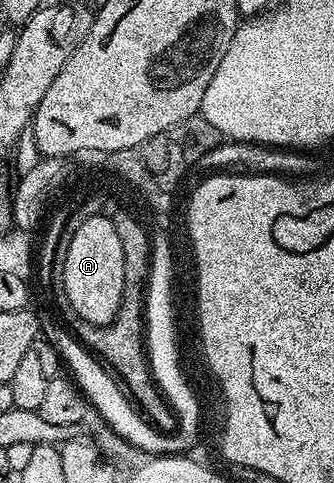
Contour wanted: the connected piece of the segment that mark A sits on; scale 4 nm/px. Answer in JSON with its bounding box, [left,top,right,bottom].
[65,214,124,327]

